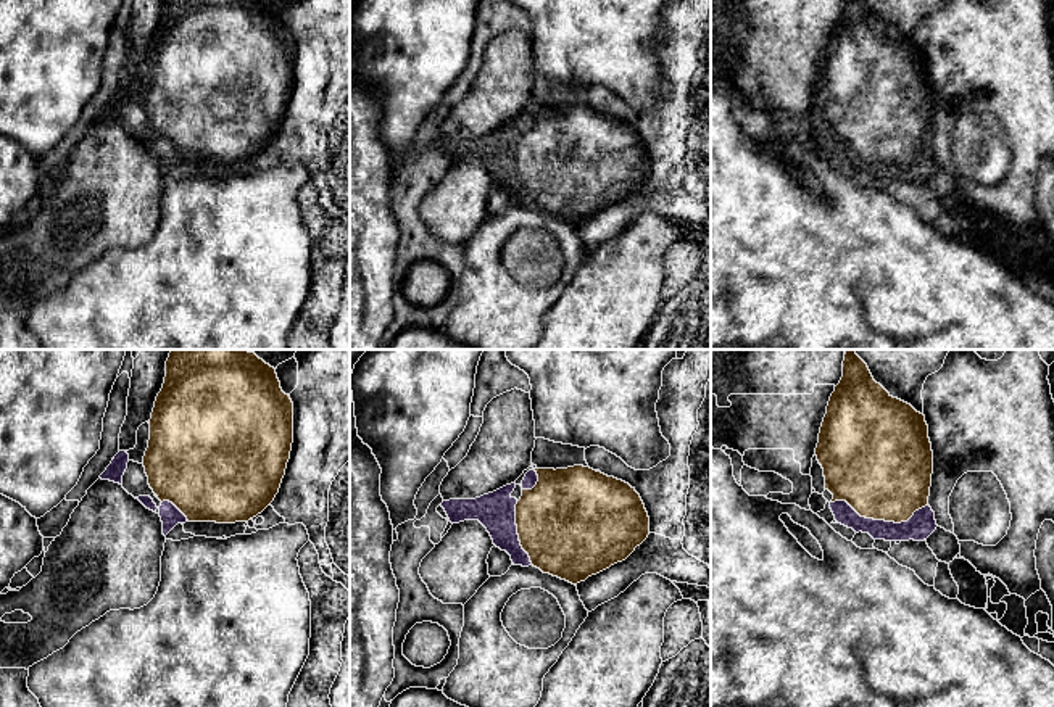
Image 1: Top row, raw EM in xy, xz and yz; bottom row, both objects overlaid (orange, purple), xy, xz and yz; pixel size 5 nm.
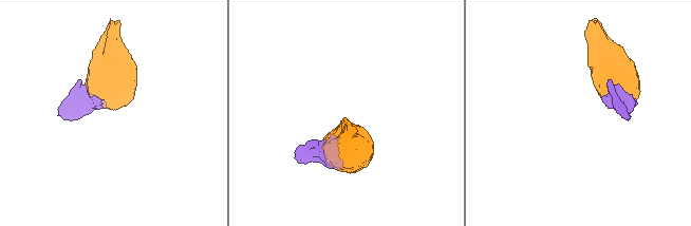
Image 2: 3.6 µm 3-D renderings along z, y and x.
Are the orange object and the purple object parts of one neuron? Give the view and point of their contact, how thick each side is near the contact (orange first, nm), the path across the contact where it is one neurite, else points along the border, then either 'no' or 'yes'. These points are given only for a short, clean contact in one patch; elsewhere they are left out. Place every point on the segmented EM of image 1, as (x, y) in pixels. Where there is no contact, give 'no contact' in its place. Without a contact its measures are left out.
contact yz (880, 519); calibres 480 and 140 nm; yes

